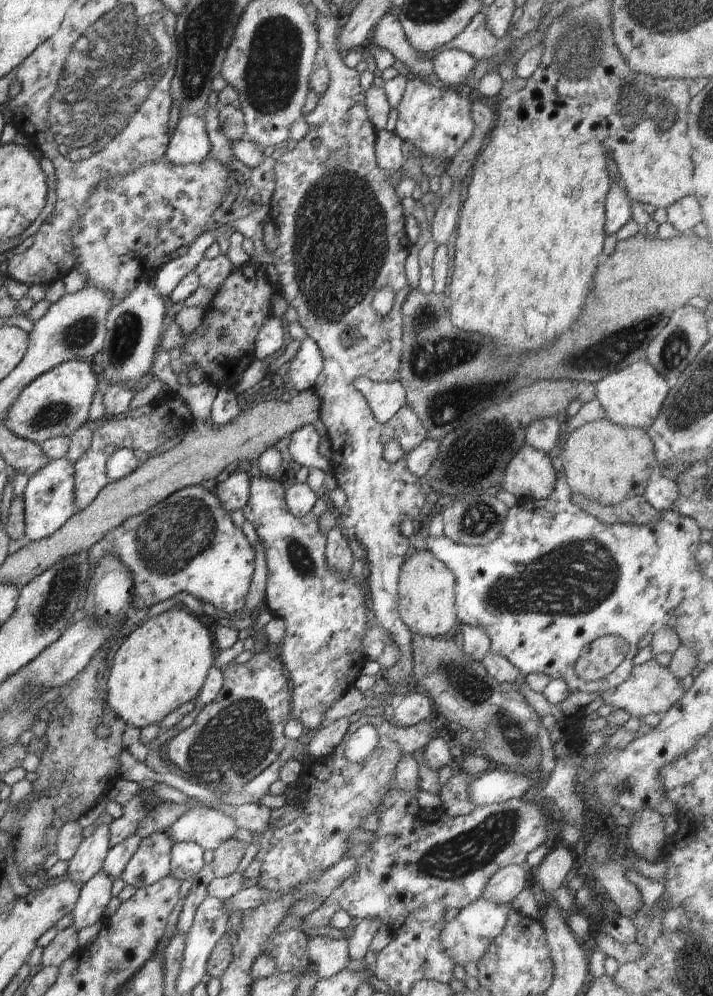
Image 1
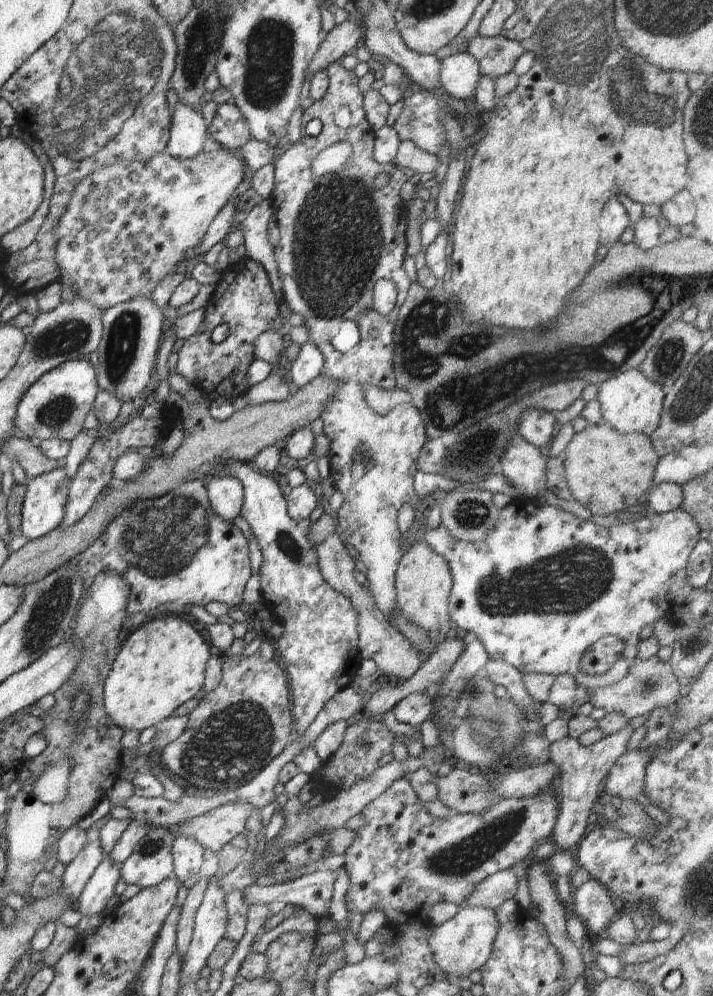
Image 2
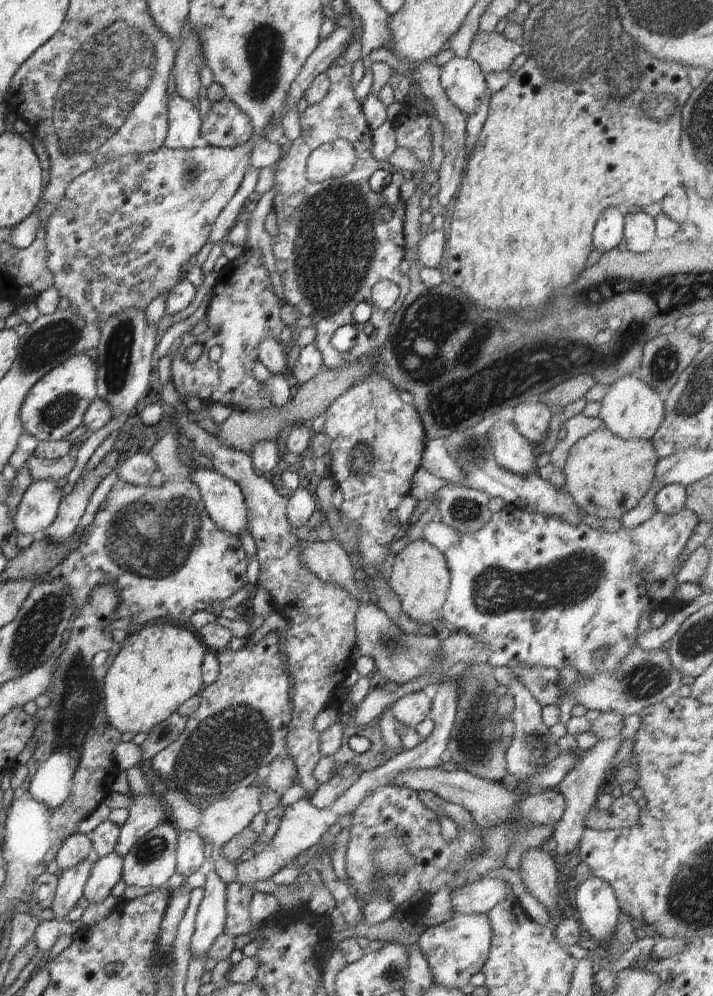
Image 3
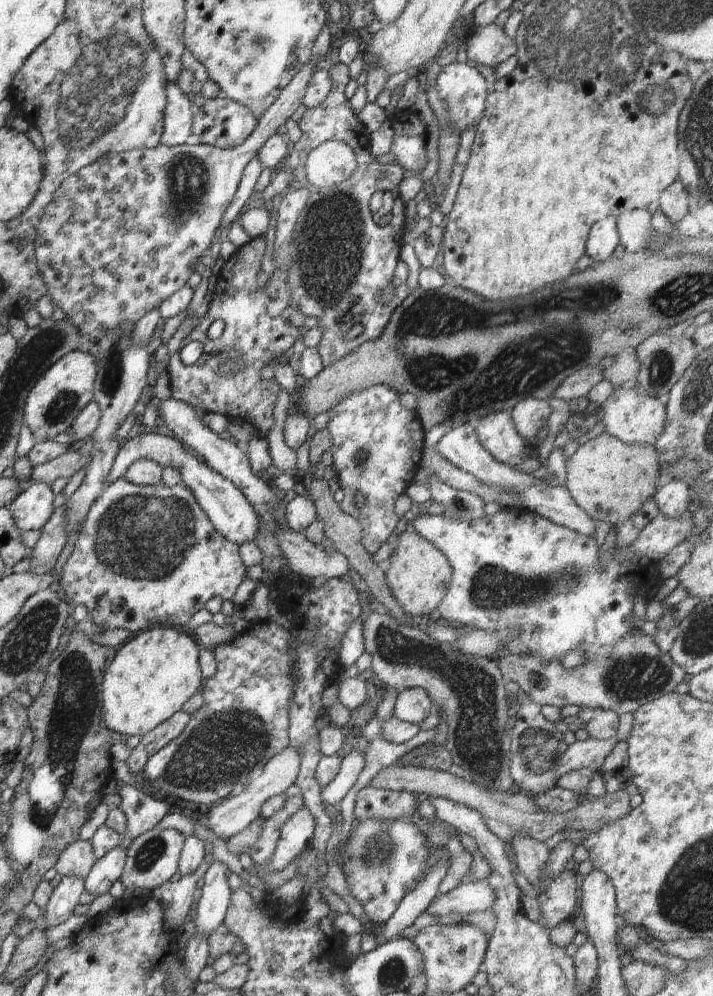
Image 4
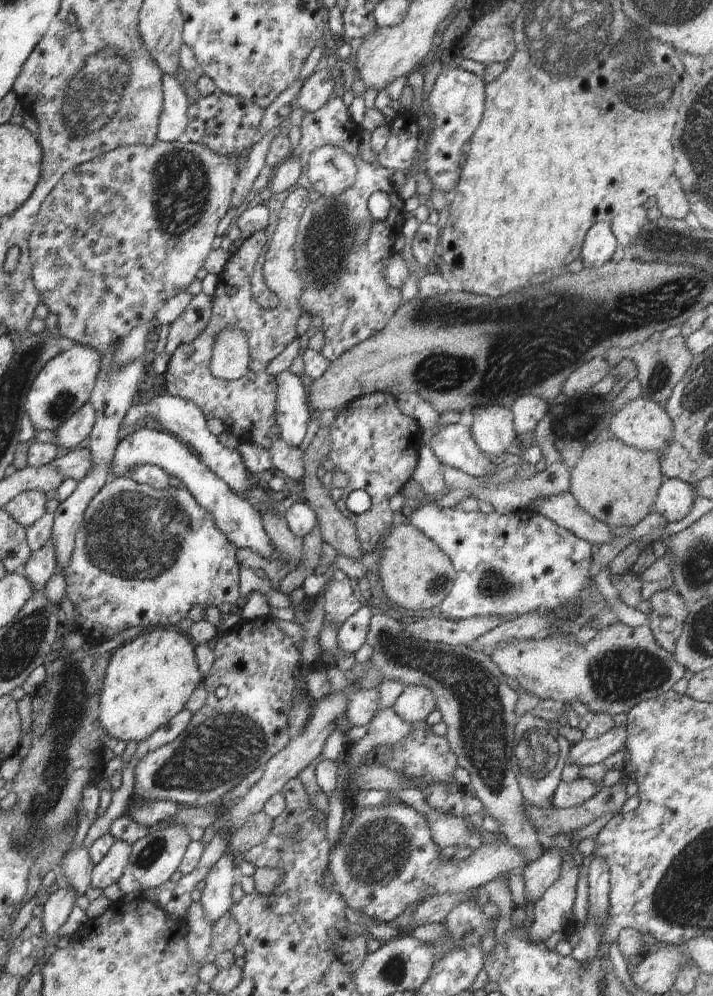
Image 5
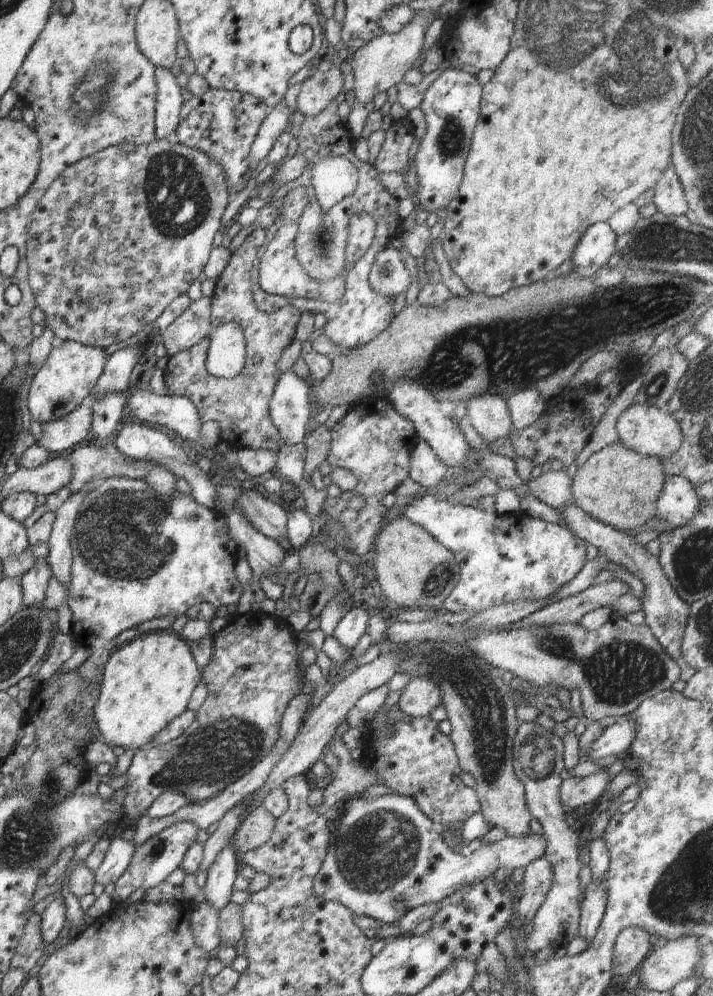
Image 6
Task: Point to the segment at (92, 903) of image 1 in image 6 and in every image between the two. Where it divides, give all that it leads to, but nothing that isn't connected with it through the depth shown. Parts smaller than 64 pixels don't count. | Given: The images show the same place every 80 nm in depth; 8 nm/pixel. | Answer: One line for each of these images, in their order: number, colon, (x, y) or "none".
2: (98, 890)
3: (107, 870)
4: (106, 870)
5: (110, 868)
6: (120, 851)

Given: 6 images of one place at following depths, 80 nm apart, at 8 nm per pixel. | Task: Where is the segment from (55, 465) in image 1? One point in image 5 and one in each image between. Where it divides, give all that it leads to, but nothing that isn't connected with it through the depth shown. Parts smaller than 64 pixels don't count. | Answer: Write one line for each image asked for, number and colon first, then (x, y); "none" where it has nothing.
2: (43, 508)
3: (38, 507)
4: (32, 508)
5: (26, 508)

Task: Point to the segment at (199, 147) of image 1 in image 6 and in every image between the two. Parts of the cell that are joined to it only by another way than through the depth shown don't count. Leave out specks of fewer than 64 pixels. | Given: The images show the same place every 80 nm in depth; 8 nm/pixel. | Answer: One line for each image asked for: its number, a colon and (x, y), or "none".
2: (187, 133)
3: (184, 120)
4: (178, 114)
5: (173, 117)
6: (170, 96)

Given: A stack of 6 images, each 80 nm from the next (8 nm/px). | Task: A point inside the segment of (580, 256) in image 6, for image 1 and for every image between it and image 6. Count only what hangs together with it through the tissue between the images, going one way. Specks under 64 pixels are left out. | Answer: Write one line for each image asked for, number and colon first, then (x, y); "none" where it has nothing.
1: (617, 207)
2: (614, 219)
3: (608, 232)
4: (603, 238)
5: (599, 244)

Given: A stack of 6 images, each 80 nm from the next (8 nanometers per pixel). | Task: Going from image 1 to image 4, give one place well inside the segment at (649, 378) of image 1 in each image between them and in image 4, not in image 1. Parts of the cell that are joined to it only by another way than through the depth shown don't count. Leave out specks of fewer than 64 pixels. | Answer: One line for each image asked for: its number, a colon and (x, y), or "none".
2: (630, 402)
3: (631, 409)
4: (635, 417)

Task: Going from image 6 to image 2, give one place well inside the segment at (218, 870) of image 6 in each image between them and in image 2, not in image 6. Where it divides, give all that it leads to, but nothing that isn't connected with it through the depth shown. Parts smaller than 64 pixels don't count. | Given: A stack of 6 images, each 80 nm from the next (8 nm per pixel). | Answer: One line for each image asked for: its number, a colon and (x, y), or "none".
2: (210, 925)
3: (210, 920)
4: (211, 909)
5: (216, 900)

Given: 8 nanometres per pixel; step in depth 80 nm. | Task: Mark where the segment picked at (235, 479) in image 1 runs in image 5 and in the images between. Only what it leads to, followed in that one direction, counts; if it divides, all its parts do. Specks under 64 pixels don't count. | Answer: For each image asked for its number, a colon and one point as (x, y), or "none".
2: (225, 495)
3: (224, 502)
4: (233, 516)
5: (241, 523)

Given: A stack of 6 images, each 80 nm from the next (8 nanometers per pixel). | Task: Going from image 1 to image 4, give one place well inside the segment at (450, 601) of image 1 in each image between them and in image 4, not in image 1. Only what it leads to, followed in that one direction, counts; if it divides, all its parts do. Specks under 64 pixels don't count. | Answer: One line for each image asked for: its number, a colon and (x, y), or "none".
2: (423, 581)
3: (420, 576)
4: (418, 574)

